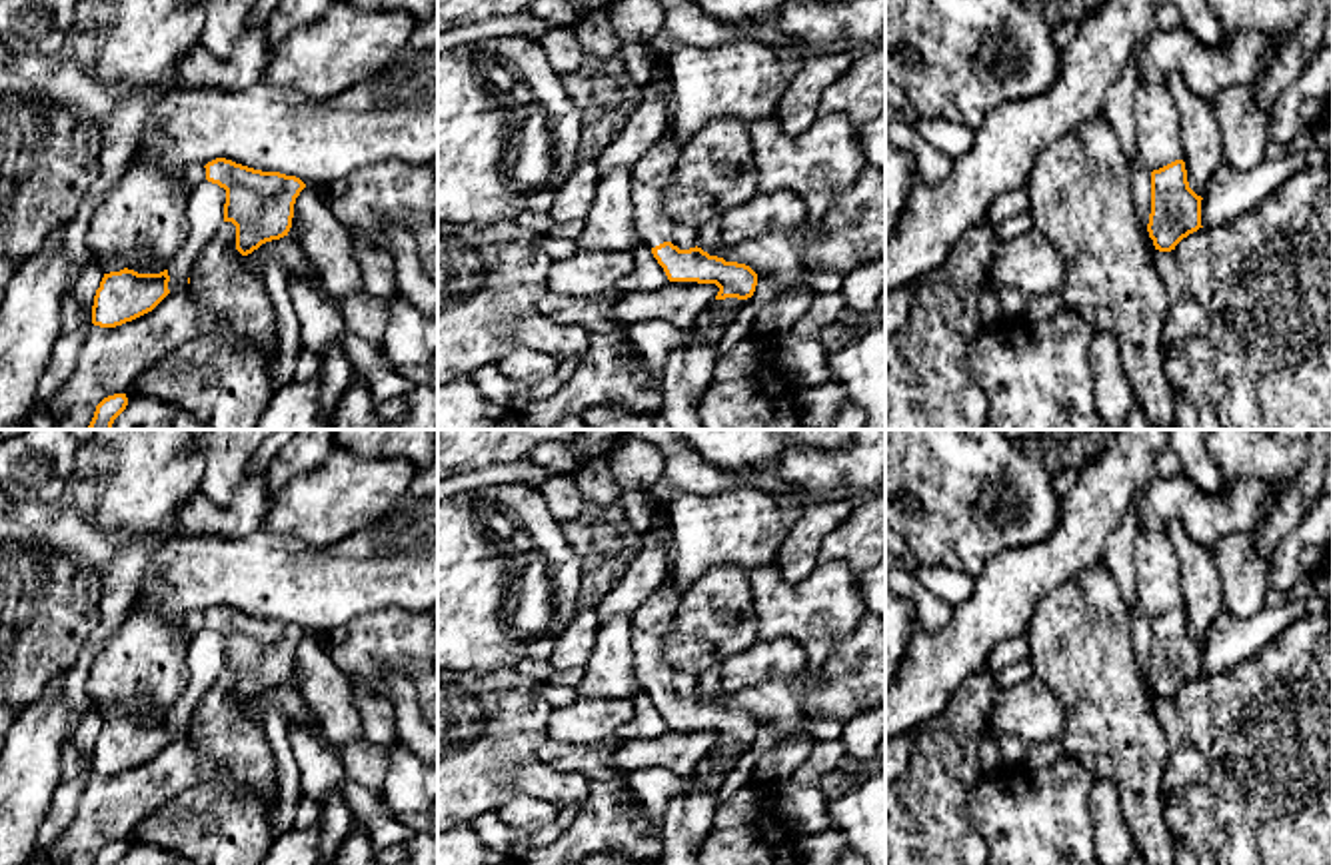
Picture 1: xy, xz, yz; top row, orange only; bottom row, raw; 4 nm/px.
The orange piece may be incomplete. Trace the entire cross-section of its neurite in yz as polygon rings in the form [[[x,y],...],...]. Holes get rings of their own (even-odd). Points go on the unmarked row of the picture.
[[[1183,607],[1151,619],[1151,661],[1147,679],[1155,697],[1171,699],[1201,673],[1201,643],[1187,629]]]

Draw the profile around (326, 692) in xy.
[[[306,633],[300,639],[294,661],[304,671],[300,693],[318,719],[324,737],[334,745],[364,739],[364,725],[350,681],[316,635]]]

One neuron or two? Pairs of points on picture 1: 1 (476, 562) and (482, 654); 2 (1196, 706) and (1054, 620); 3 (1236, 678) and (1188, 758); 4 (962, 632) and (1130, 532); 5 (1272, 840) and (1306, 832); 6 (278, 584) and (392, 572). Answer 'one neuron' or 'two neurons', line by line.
1: one neuron
2: two neurons
3: one neuron
4: two neurons
5: one neuron
6: one neuron

